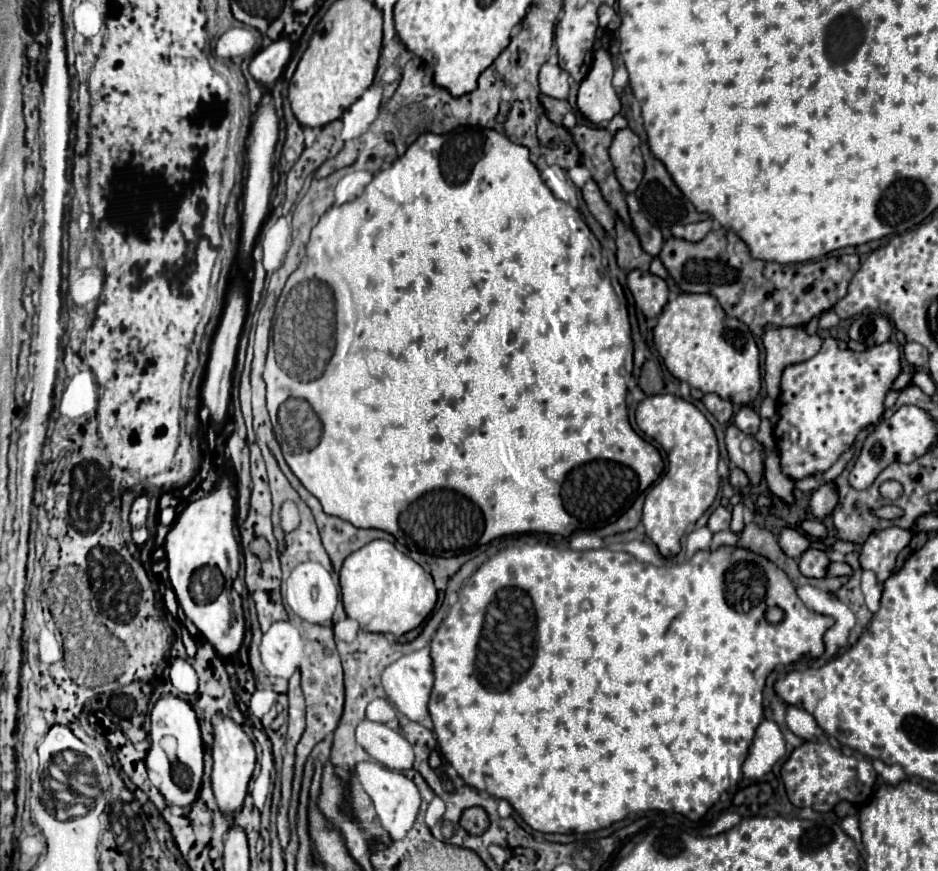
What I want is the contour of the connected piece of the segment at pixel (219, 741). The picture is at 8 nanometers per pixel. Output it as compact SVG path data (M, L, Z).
M220 716L220 722L212 722L212 724L214 724L212 790L214 790L214 796L216 796L220 810L232 816L242 808L246 788L248 788L248 780L250 780L254 764L256 764L256 752L254 752L254 744L252 744L250 736L232 718Z

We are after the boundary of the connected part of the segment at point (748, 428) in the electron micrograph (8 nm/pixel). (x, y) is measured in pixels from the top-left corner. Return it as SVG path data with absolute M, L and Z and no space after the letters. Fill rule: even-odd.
M742 406L734 416L734 424L746 434L756 434L760 426L760 416L750 406Z

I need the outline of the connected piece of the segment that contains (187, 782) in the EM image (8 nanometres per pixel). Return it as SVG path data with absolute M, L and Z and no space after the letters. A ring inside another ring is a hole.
M164 696L160 698L150 714L150 752L146 756L146 768L148 768L148 778L152 784L162 792L164 800L170 802L172 806L180 806L188 810L188 806L196 800L196 794L202 784L202 740L200 740L200 726L196 712L192 706L178 698L178 696ZM164 736L174 736L176 738L176 758L168 758L164 748L160 746L160 740Z

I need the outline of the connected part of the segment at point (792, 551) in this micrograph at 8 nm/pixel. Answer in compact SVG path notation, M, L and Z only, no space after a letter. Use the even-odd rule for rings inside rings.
M782 528L780 536L778 536L778 544L780 548L790 556L790 558L800 558L800 554L804 550L810 548L810 540L806 534L794 530L794 528Z

